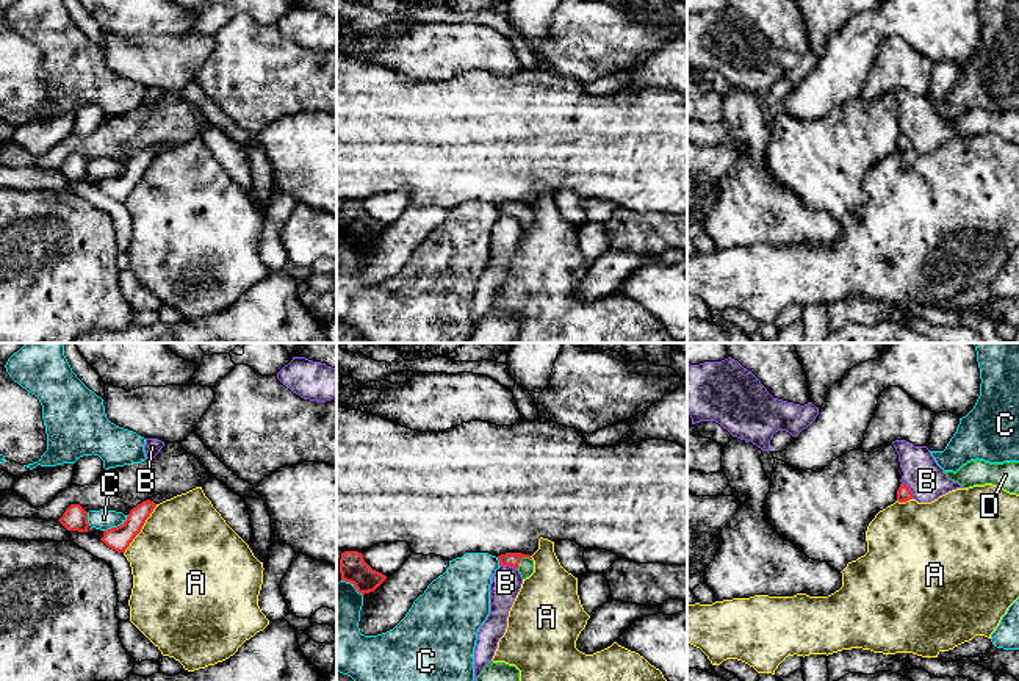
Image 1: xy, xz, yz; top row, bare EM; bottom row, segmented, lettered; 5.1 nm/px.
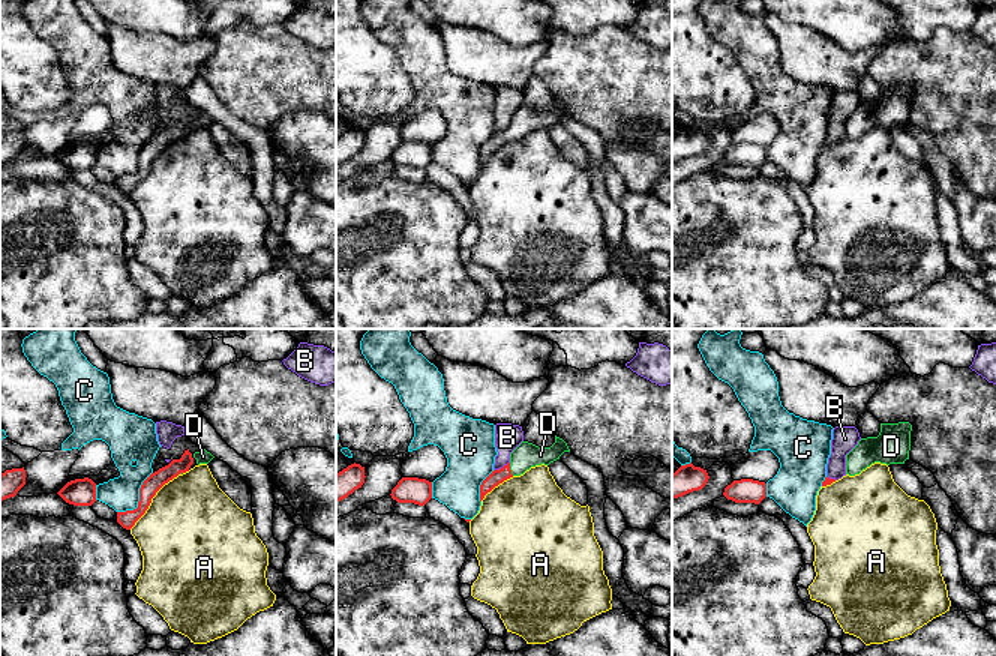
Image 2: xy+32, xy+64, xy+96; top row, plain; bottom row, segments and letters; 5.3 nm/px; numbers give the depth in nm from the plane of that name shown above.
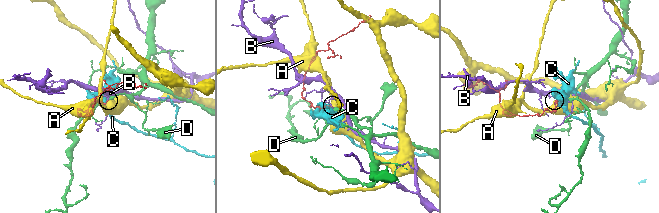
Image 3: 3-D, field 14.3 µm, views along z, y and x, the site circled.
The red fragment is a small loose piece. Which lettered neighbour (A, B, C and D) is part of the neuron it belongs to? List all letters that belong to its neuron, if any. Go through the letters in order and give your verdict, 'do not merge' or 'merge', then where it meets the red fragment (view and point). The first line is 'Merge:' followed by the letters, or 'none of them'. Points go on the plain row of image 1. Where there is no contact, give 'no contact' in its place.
Merge: D
A: do not merge; contact xy (141, 177)
B: do not merge; contact yz (910, 140)
C: do not merge; contact xy (118, 176)
D: merge; contact xz (522, 207)

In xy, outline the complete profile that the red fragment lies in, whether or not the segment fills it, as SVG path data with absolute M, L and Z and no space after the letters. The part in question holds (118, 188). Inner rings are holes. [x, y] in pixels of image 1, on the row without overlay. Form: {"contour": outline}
{"contour": "M142 150L130 160L127 169L121 175L103 180L103 186L100 189L108 197L117 202L125 202L155 157L157 153L153 150Z"}

